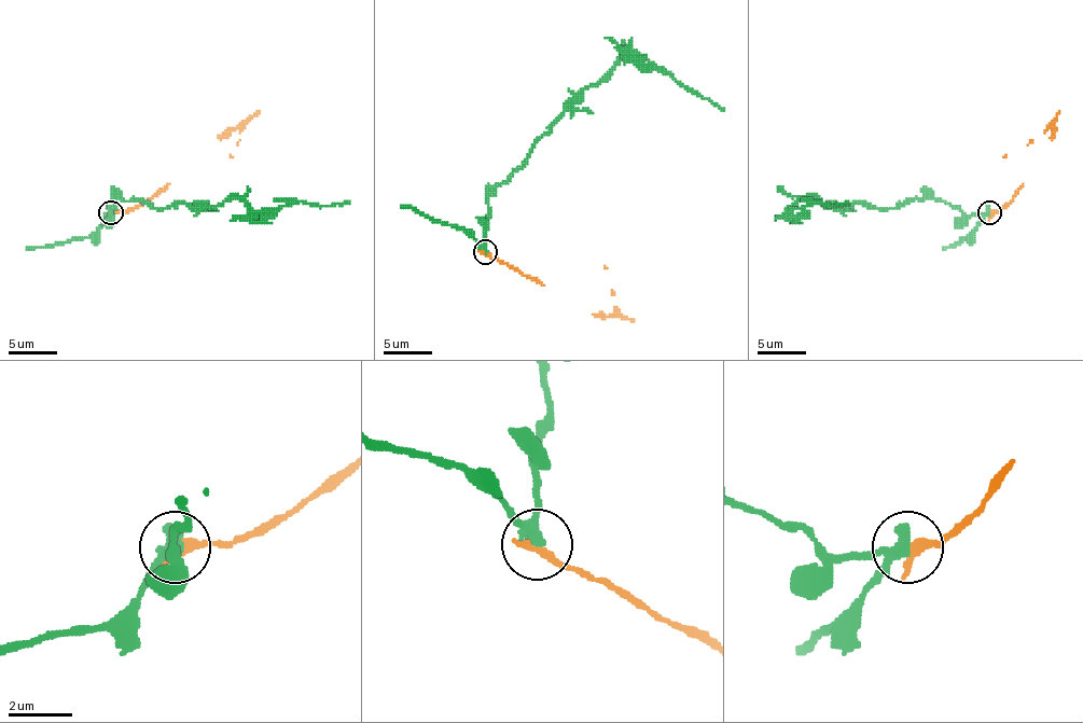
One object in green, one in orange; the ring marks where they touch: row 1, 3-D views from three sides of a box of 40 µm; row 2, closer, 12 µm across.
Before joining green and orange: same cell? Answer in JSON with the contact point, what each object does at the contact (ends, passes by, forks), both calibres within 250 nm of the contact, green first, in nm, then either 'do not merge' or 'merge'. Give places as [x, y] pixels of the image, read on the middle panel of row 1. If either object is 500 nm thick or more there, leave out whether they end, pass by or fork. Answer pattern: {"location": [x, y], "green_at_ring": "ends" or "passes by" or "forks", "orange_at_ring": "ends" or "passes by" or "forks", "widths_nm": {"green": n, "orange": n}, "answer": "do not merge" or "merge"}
{"location": [485, 252], "green_at_ring": "passes by", "orange_at_ring": "ends", "widths_nm": {"green": 360, "orange": 340}, "answer": "do not merge"}

